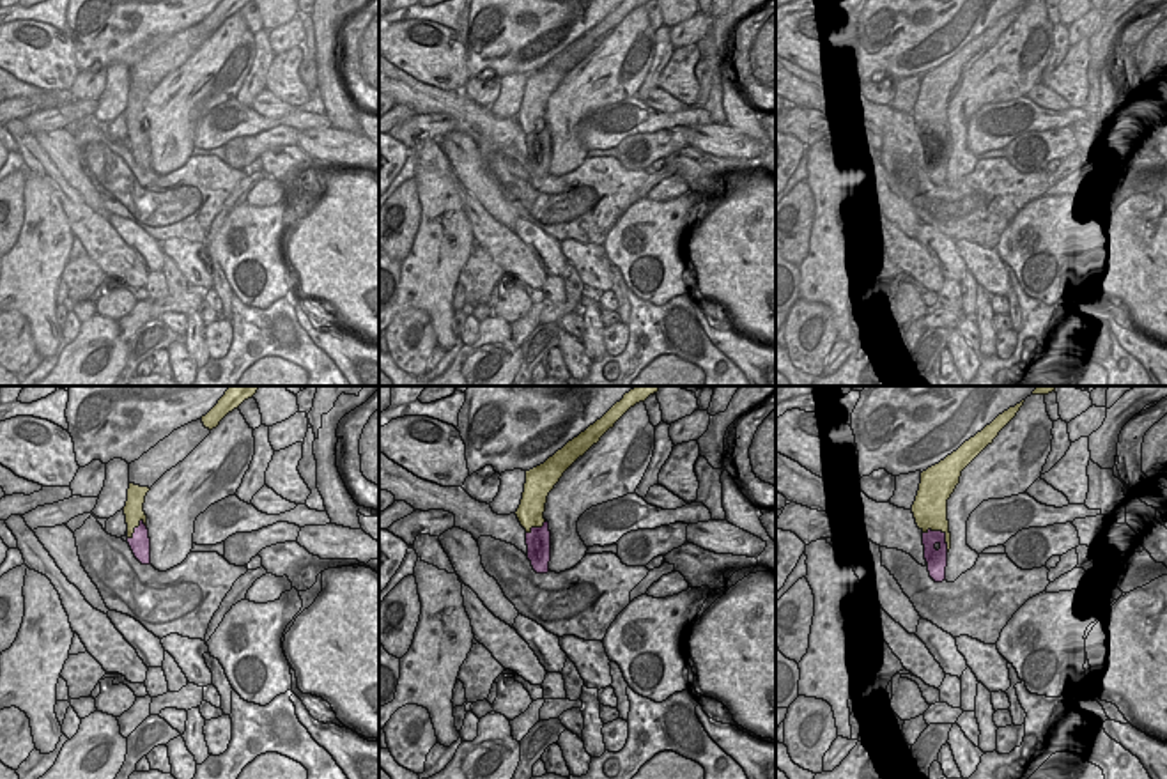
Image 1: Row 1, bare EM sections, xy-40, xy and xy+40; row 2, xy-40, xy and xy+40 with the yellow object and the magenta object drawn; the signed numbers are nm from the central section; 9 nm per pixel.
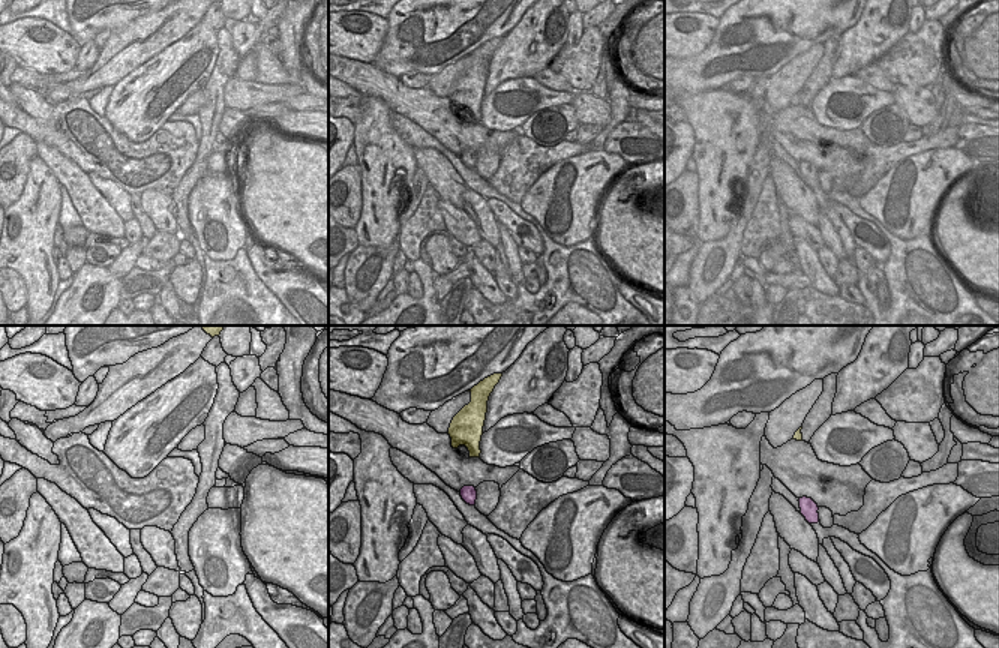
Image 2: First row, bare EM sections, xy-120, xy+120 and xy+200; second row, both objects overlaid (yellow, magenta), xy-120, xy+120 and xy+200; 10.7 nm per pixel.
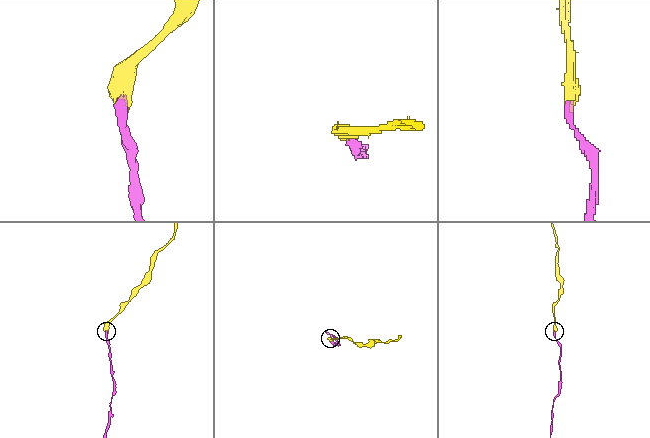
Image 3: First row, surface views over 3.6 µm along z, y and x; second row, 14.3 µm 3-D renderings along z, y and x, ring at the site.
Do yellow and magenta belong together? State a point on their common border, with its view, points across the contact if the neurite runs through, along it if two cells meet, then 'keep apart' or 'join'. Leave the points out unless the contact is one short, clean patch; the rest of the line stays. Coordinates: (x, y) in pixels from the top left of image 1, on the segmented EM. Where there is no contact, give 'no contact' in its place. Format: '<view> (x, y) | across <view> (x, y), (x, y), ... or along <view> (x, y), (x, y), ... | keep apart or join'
xy+40 (942, 532) | across xy+40 (930, 509), (934, 523), (942, 532), (942, 551), (935, 558) | join

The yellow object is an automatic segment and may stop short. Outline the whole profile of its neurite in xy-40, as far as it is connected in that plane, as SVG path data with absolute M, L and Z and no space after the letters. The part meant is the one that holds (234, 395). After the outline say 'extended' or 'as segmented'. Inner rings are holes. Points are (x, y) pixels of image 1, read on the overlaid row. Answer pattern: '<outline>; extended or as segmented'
M230 386L218 404L202 416L204 427L209 430L216 428L228 413L237 409L244 400L251 398L259 388L260 386Z; as segmented

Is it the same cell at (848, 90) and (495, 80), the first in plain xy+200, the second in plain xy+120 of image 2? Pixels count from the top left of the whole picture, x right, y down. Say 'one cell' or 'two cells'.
two cells

